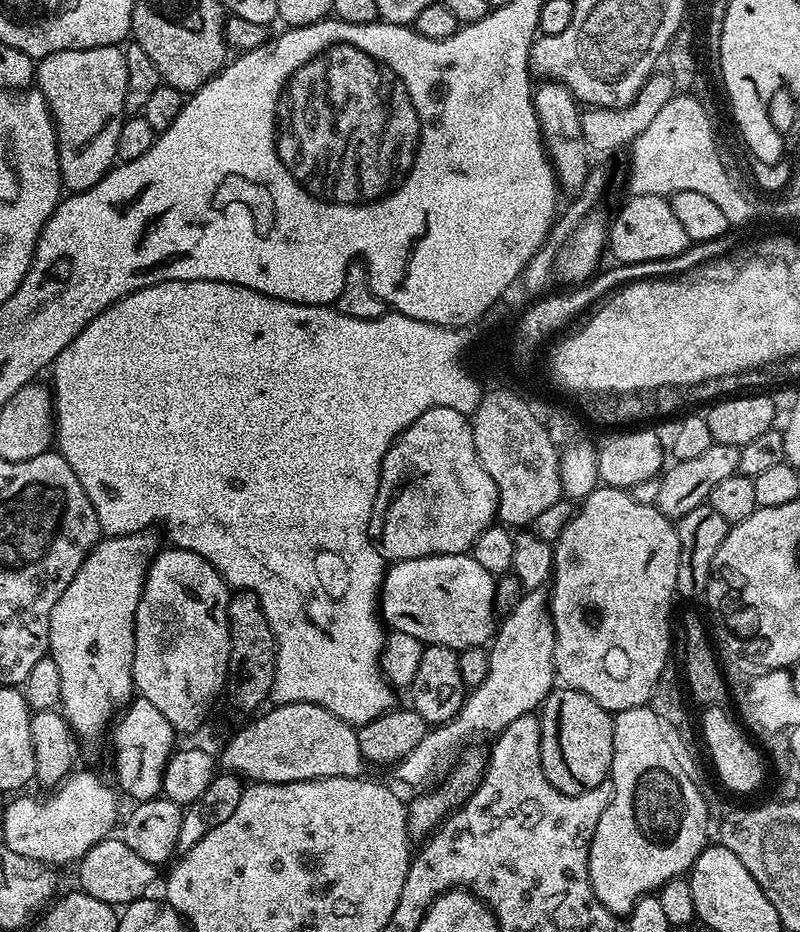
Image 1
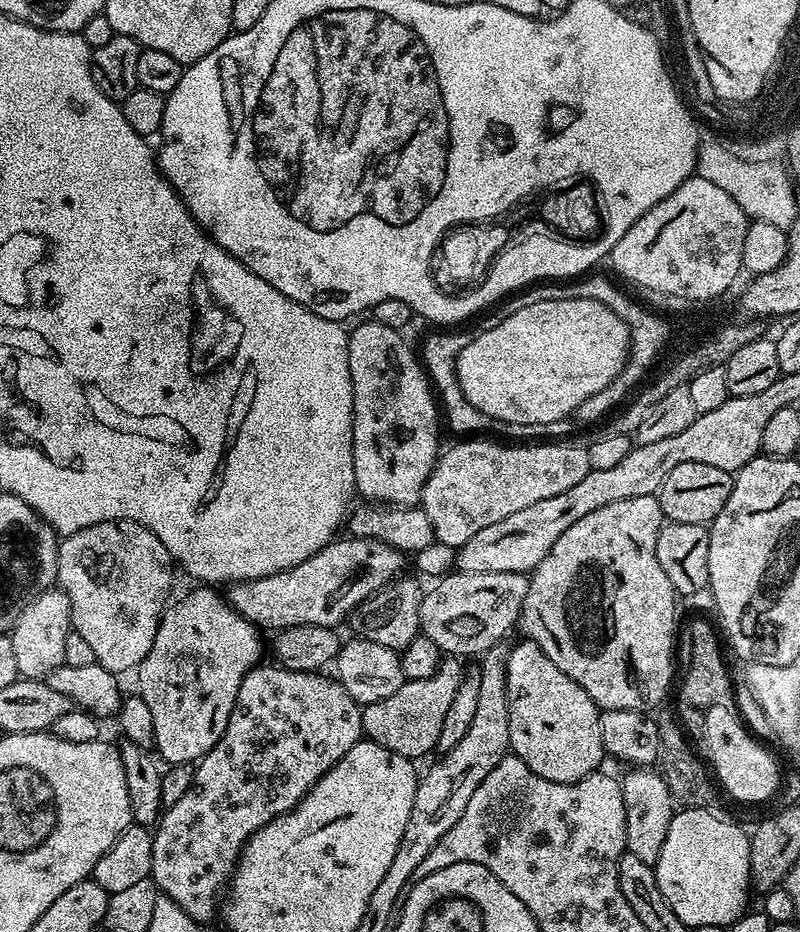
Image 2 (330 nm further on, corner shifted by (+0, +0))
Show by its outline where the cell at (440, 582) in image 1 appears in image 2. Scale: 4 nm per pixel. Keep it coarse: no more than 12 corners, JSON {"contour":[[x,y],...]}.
{"contour":[[337,538],[306,562],[226,592],[279,630],[340,626],[397,579],[405,553]]}

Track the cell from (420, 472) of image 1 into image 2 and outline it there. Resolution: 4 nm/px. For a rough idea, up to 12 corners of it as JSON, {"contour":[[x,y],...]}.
{"contour":[[398,328],[347,333],[356,492],[421,503],[438,400]]}

